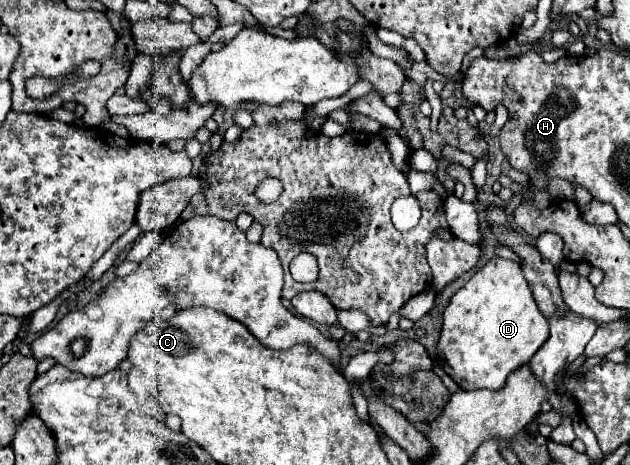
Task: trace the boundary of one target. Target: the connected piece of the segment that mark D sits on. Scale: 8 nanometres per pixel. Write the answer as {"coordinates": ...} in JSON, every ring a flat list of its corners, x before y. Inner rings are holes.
{"coordinates":[[493,258,477,274,473,274,473,278,461,290,455,292,449,306,441,312,441,332,435,346,435,356,441,358,441,362,447,366,449,376,463,390,475,388,499,390,503,388,507,376,513,370,531,360,531,356,543,346,547,336,549,336,547,318,535,306,533,294,527,286,521,266,513,260]]}

